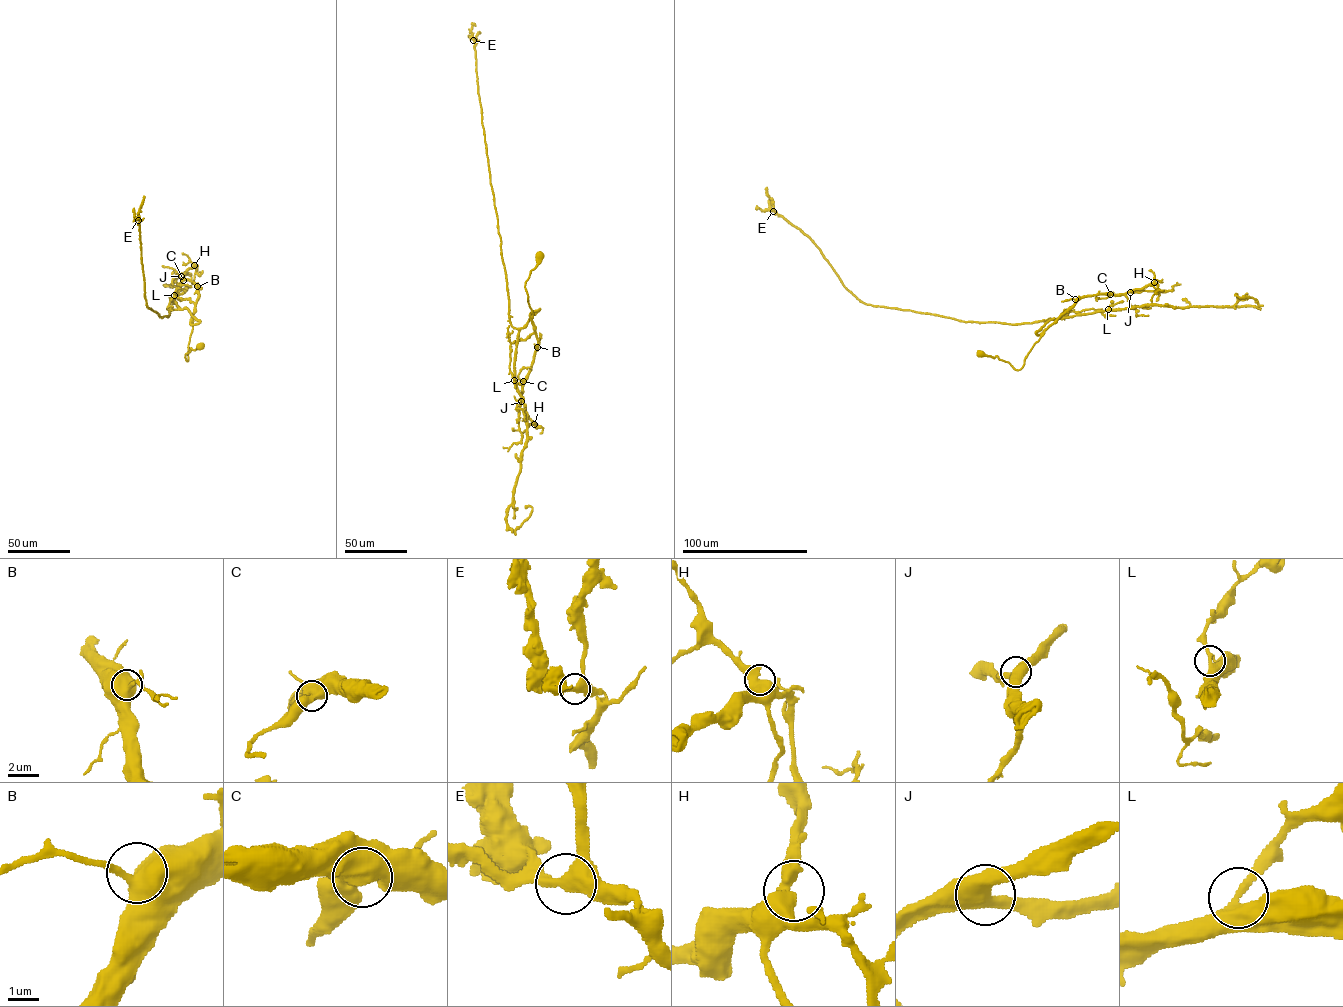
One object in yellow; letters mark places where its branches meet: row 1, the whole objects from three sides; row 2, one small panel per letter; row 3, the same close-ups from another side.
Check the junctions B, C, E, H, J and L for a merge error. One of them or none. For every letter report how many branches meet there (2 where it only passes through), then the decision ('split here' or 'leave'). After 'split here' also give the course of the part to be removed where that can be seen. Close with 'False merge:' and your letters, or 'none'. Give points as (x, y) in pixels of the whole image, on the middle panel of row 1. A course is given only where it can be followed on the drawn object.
B: 2 branches meet; leave
C: 2 branches meet; leave
E: 2 branches meet; leave
H: 2 branches meet; leave
J: 2 branches meet; leave
L: 2 branches meet; leave
False merge: none

